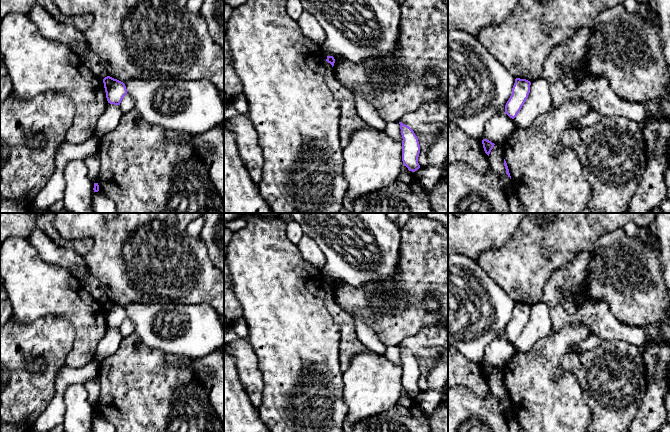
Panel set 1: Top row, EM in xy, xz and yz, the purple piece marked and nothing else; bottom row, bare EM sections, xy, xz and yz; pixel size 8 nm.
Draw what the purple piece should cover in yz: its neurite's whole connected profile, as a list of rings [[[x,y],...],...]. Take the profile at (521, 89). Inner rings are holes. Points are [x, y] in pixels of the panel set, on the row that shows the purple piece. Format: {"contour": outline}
{"contour": [[[516,78],[512,94],[505,105],[505,113],[514,119],[524,105],[530,93],[531,82],[526,79]]]}

